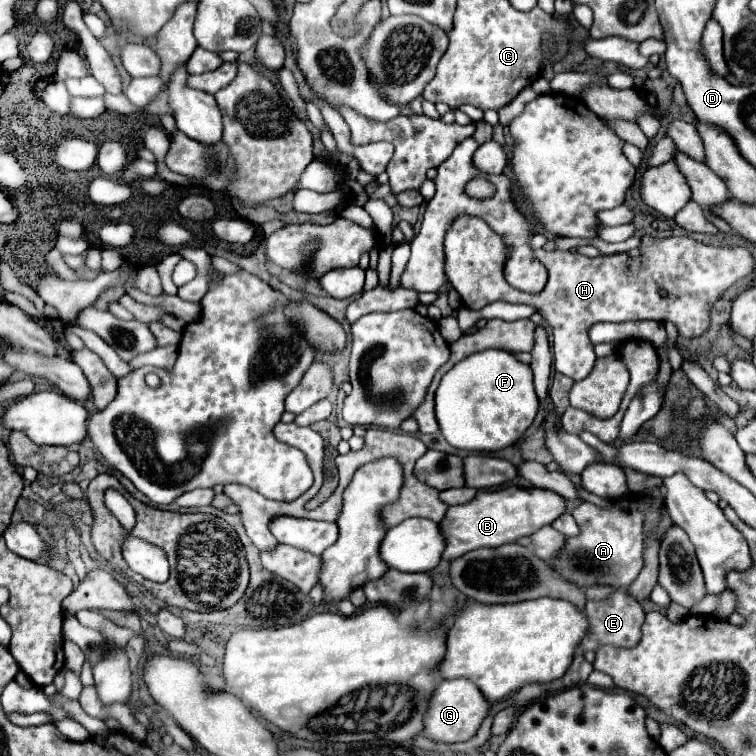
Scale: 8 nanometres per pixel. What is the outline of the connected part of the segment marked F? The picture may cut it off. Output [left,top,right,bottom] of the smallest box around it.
[436,350,538,452]

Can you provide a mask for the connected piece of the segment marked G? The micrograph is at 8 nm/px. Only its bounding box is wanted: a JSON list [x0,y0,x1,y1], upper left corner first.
[422,678,490,744]

